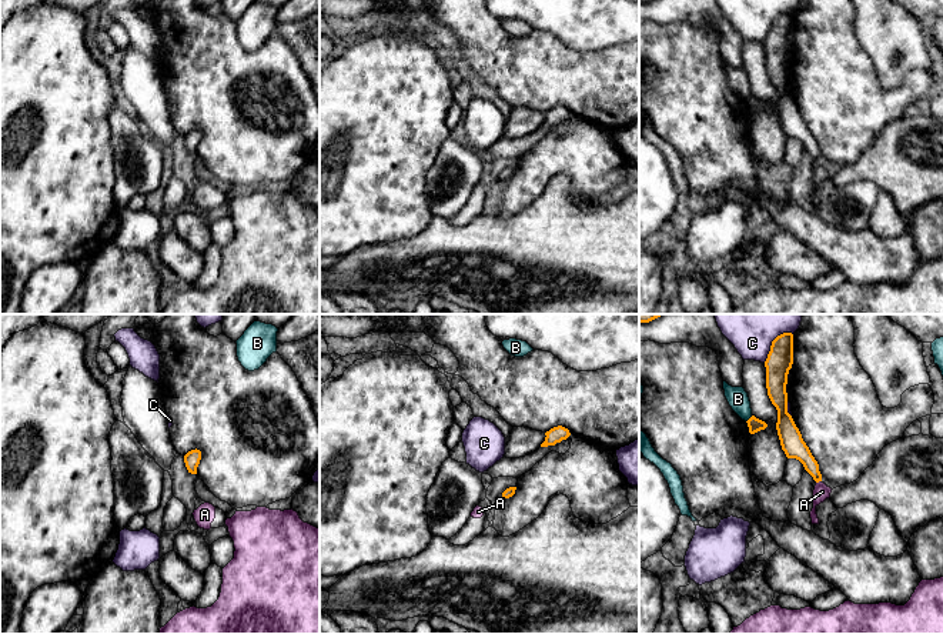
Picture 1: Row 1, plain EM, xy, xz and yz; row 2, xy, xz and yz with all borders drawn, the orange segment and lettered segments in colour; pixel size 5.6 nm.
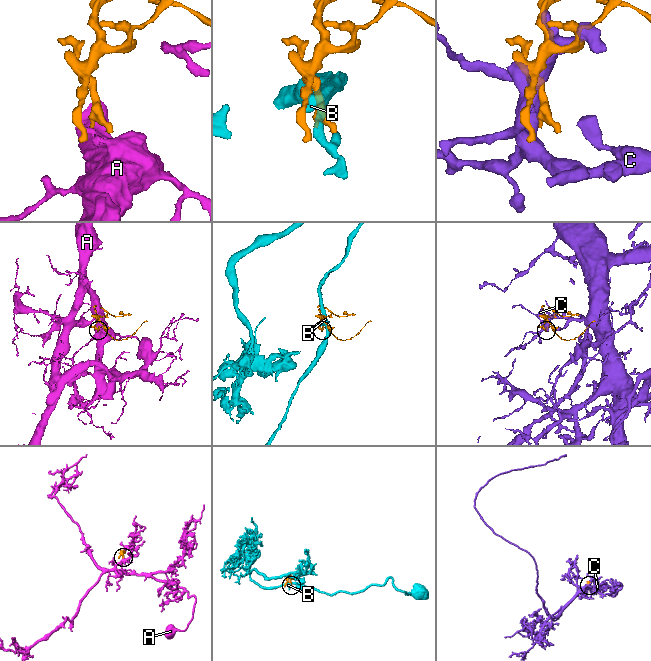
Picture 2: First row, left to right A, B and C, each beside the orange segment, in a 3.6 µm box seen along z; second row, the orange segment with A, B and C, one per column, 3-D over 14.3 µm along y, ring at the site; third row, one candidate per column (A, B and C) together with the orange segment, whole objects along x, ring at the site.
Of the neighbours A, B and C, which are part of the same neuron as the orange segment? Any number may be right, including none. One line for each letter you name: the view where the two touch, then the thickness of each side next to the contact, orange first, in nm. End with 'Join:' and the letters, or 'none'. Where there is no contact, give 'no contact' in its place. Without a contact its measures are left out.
Join: none

